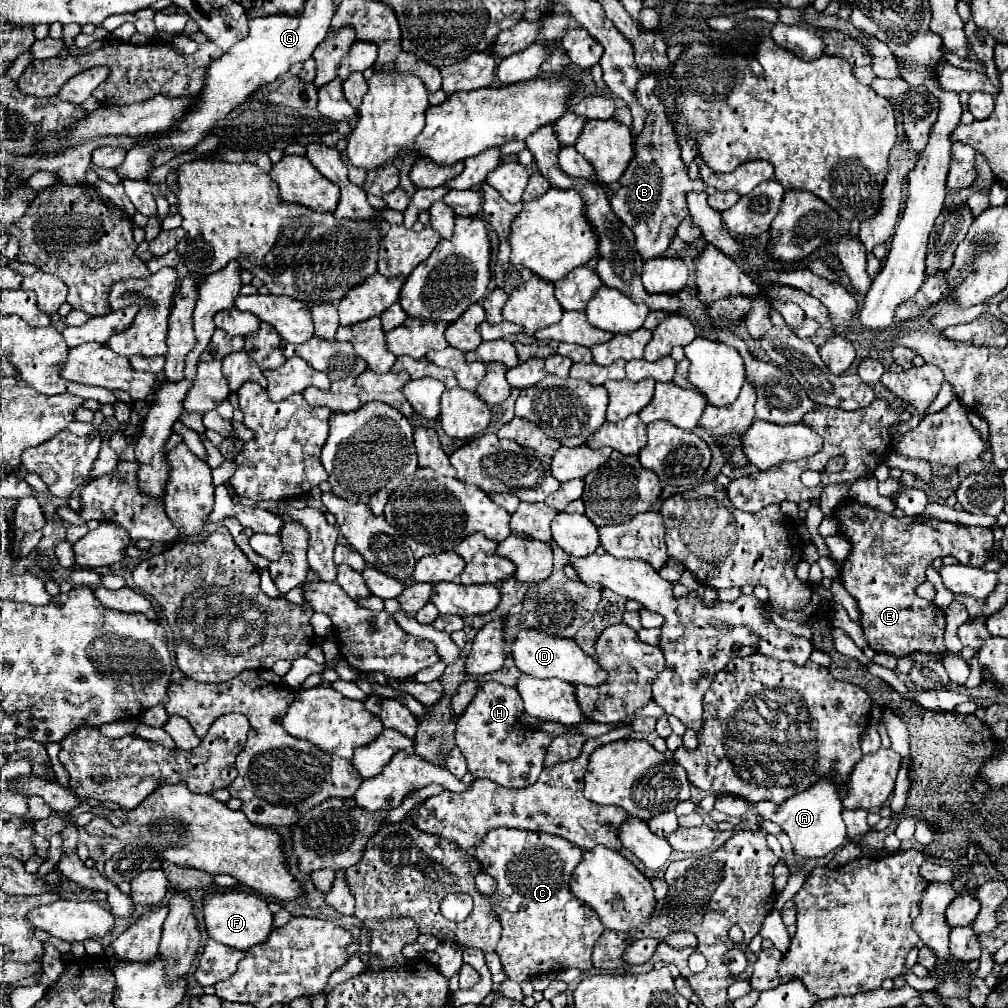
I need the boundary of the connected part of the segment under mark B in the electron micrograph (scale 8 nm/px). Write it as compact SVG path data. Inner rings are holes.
M645 73L637 83L637 99L647 109L649 117L645 131L635 135L635 161L631 161L627 173L623 173L619 179L621 189L611 197L611 209L635 233L635 245L643 261L659 257L669 247L681 219L689 215L685 193L705 189L705 183L691 181L687 177L687 167L681 159L681 147L675 137L675 129L667 119L665 105L659 101L659 97L655 97L657 87L661 87L659 73ZM649 143L653 143L655 149L649 149Z

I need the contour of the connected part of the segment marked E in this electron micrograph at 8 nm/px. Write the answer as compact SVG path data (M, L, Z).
M845 499L835 513L841 521L839 531L849 537L853 545L845 567L839 571L841 581L847 593L857 601L869 647L875 653L891 653L895 657L907 657L919 651L945 659L949 653L943 641L945 613L935 603L919 599L915 587L925 581L925 569L937 557L953 555L963 565L983 565L995 549L993 531L937 521L924 515L895 519L849 499Z

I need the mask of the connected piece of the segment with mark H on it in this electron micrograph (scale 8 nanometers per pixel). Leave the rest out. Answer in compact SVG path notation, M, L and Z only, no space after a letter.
M497 681L481 683L455 729L455 743L465 755L467 769L475 779L489 779L509 789L523 789L539 779L547 747L555 735L523 725L521 713L523 701L515 687L505 687Z

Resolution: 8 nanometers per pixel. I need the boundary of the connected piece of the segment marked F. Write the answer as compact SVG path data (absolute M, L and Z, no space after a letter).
M247 891L213 893L205 897L203 915L209 937L239 951L249 951L251 947L265 943L269 933L273 931L273 913L257 893L247 893Z

